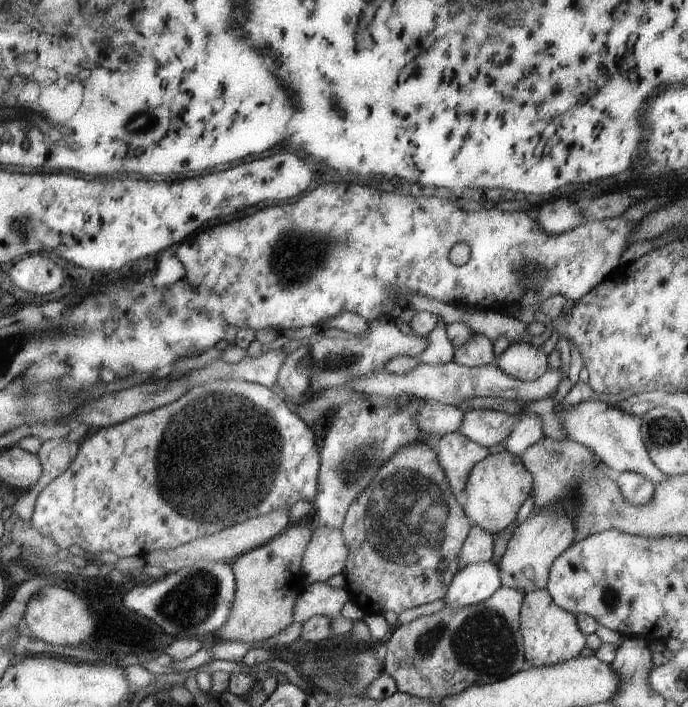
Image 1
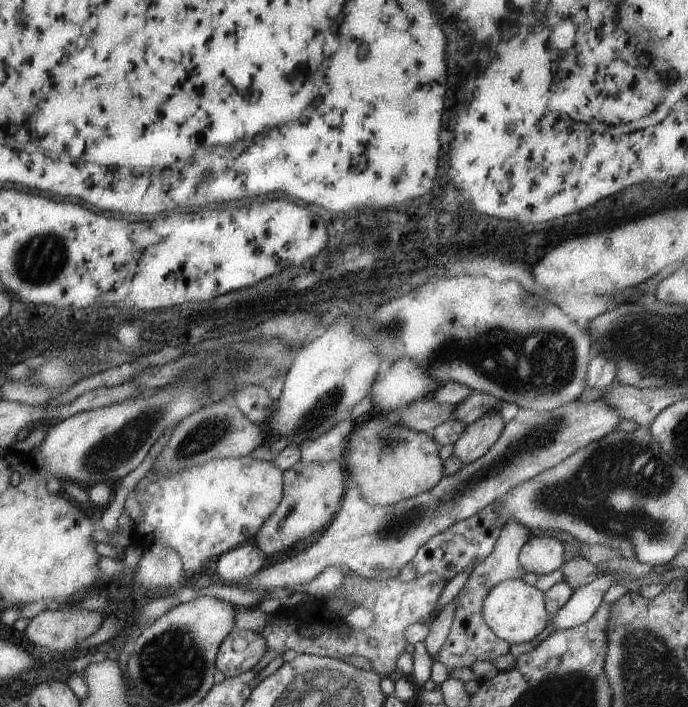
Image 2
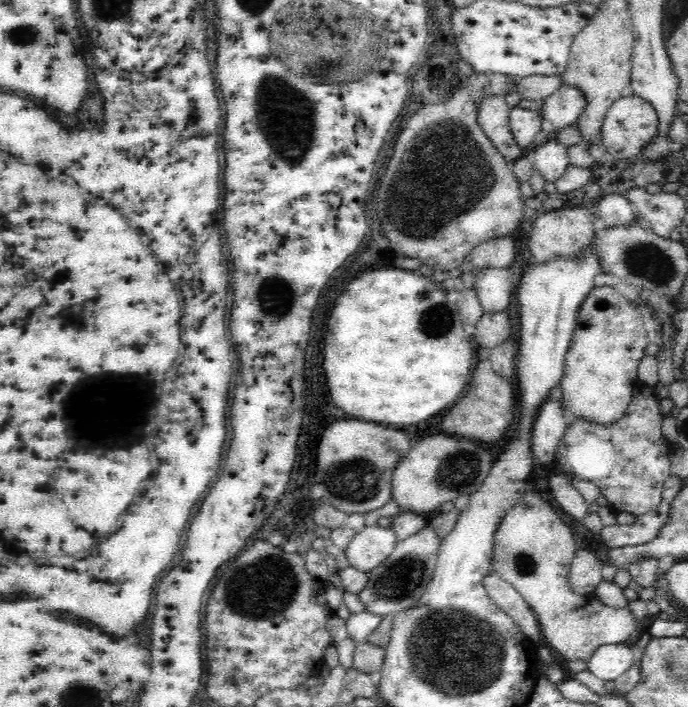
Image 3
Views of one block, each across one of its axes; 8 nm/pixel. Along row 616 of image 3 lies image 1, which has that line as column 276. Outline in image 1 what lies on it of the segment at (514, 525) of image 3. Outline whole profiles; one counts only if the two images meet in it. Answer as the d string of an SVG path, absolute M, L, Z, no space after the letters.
M291 523L264 545L240 554L230 562L236 582L230 617L216 631L224 640L261 642L293 620L293 604L301 592L301 554L311 540L312 532L299 523Z

